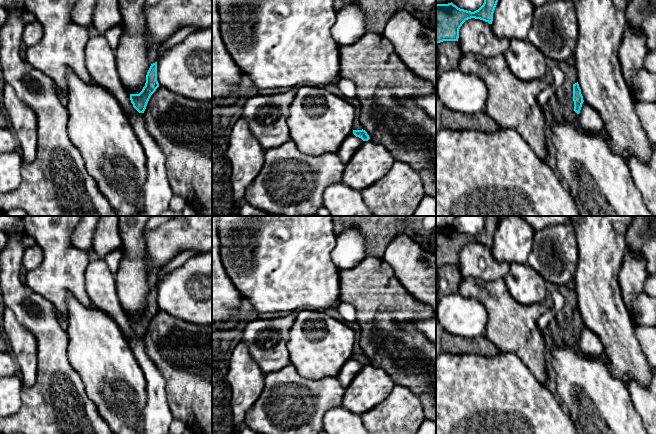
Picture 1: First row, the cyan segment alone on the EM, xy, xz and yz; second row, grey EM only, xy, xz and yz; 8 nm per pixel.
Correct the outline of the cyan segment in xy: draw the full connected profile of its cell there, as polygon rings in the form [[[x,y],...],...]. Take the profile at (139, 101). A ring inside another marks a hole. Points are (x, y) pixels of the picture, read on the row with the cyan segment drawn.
[[[155,62],[151,64],[147,72],[146,83],[142,91],[139,94],[130,94],[131,103],[139,113],[144,113],[151,95],[158,87],[159,83],[157,81],[157,62]]]

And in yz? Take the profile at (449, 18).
[[[484,0],[483,5],[474,12],[460,9],[452,2],[436,3],[436,43],[458,41],[459,29],[468,19],[480,19],[492,24],[497,2],[498,0]]]

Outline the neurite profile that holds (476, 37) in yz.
[[[475,18],[462,24],[457,42],[463,55],[488,58],[504,55],[509,45],[508,38],[499,38],[494,34],[491,24]]]

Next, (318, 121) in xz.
[[[301,85],[289,109],[287,125],[291,140],[307,155],[319,156],[337,153],[342,142],[353,133],[353,124],[359,110],[350,100],[329,93],[323,87]]]

